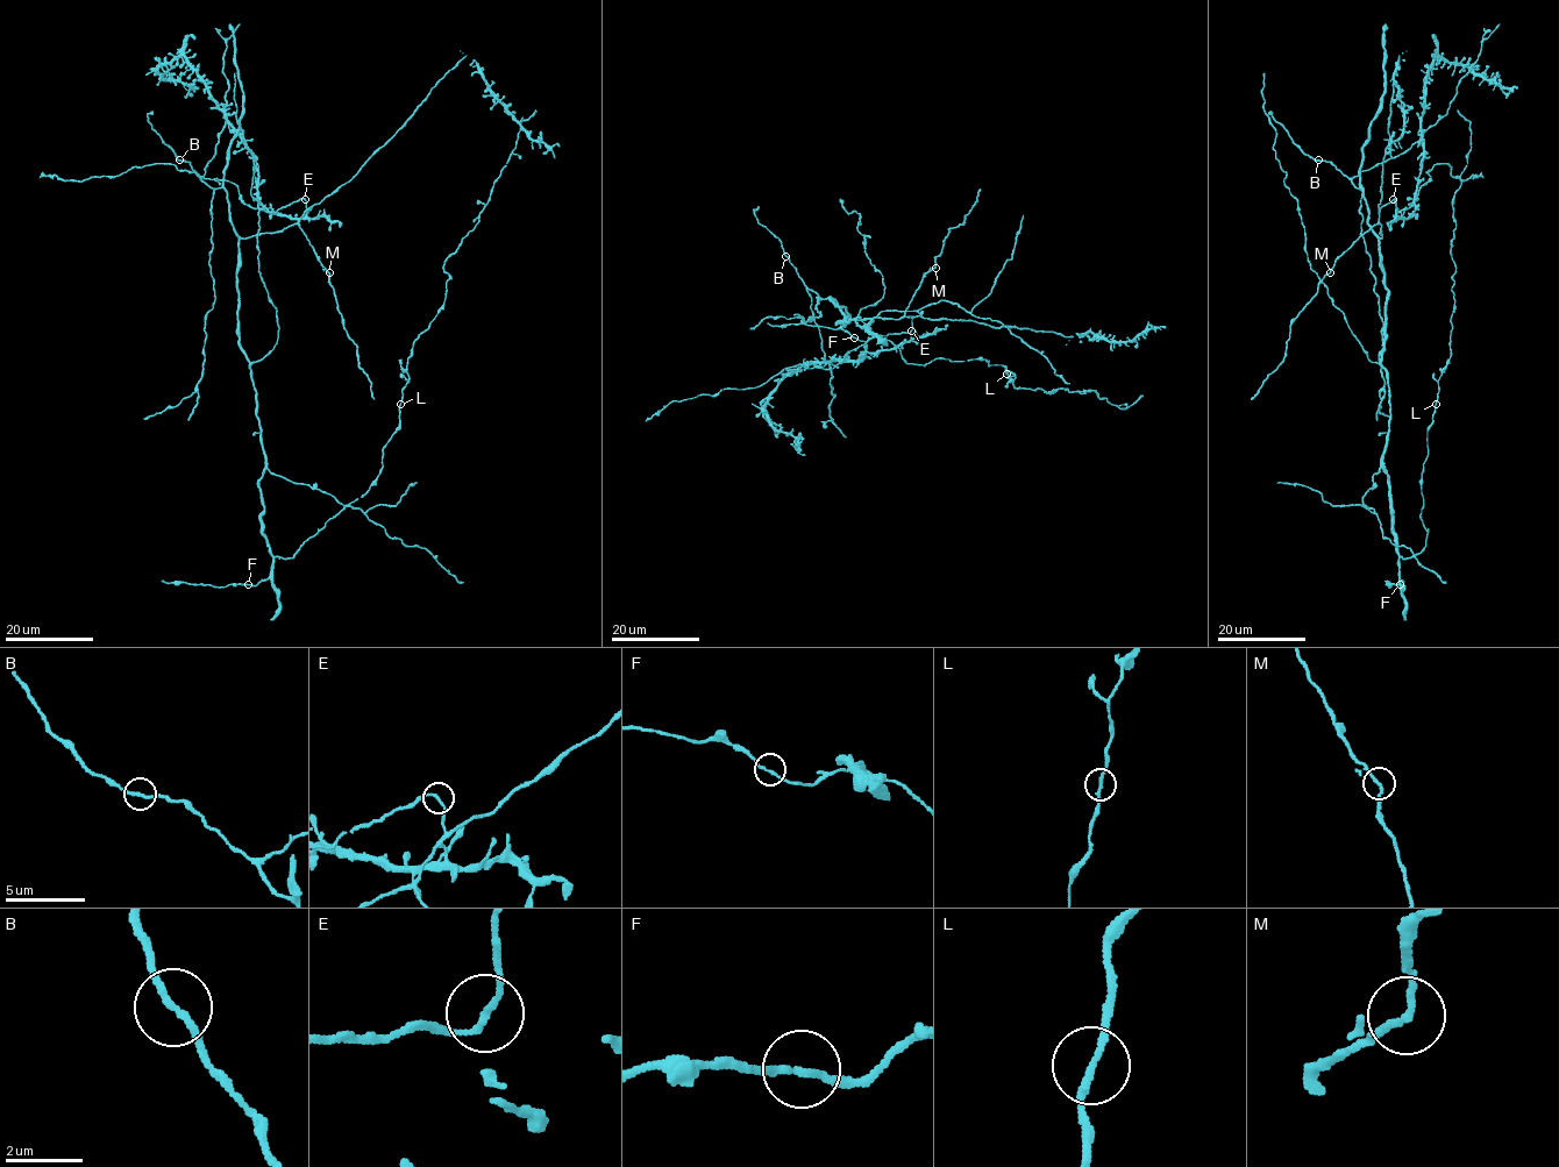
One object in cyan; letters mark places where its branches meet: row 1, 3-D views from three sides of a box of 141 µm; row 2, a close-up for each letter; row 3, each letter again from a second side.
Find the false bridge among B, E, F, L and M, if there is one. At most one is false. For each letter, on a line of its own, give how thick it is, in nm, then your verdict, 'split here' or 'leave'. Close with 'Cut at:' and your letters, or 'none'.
B: 190 nm | leave
E: 160 nm | leave
F: 180 nm | leave
L: 180 nm | leave
M: 180 nm | leave
Cut at: none

